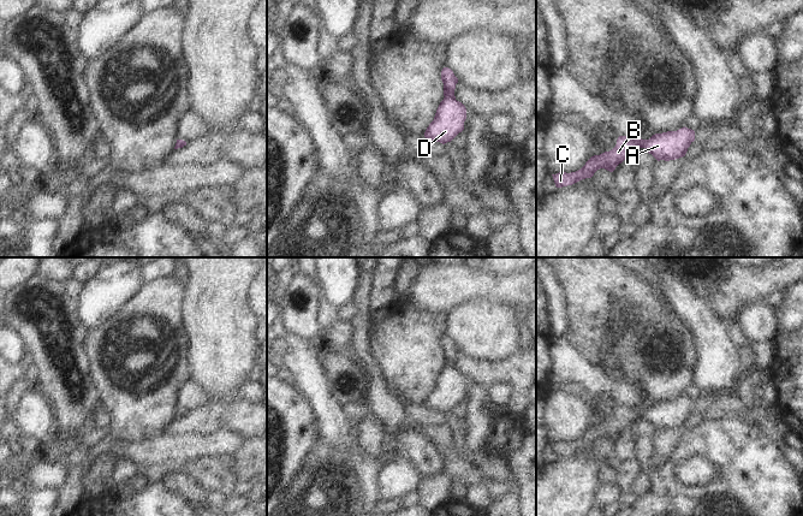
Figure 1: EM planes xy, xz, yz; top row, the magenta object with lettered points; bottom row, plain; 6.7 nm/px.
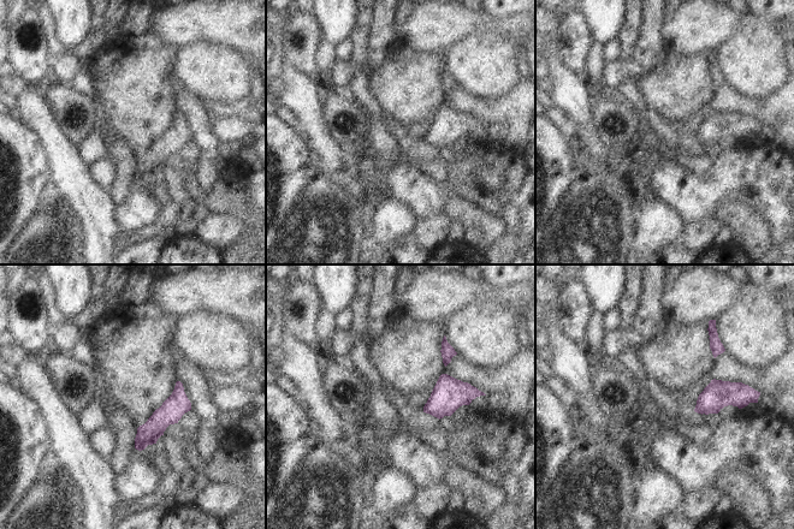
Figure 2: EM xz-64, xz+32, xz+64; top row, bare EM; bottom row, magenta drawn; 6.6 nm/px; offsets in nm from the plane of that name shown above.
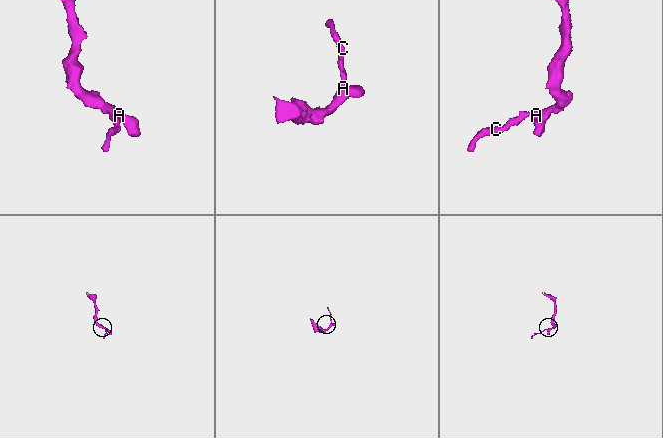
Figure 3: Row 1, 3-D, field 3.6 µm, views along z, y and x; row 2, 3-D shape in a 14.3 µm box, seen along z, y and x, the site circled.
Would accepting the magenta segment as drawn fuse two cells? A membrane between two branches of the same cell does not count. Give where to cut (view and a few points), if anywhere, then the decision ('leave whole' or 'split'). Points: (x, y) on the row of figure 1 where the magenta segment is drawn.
cut none; leave whole

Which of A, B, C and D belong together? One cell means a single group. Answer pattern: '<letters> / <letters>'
A B C D

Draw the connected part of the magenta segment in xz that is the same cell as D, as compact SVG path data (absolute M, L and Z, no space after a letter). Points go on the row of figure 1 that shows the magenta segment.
M442 69L441 81L444 83L445 97L436 109L434 120L427 127L424 137L429 141L445 144L464 130L466 108L462 102L456 100L454 89L458 78L451 69Z

